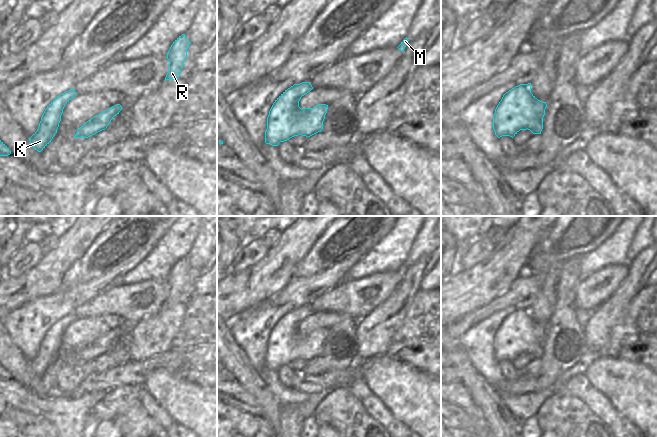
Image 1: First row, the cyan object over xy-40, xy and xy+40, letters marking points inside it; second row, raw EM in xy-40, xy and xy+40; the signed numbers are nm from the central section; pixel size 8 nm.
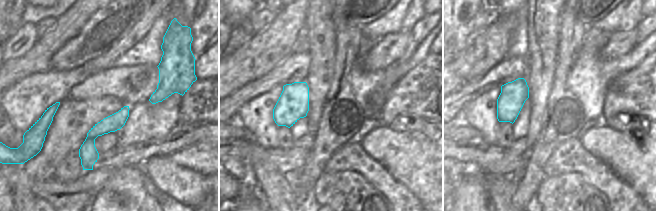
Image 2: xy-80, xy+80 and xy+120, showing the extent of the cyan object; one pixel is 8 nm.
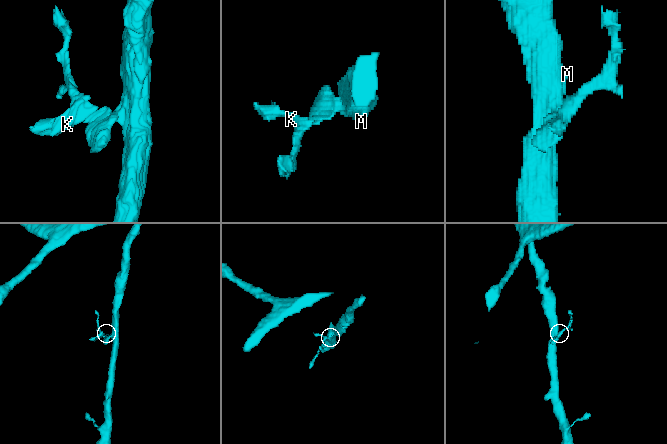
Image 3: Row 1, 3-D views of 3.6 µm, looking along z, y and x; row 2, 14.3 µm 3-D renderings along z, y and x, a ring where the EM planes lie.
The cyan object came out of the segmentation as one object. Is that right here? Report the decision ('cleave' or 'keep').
cleave

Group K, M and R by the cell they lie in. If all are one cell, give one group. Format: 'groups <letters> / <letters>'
groups K / M R

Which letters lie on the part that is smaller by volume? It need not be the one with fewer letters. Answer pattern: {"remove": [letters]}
{"remove": ["K"]}

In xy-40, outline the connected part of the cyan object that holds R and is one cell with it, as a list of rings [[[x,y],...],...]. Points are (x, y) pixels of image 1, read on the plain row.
[[[182,258],[173,266],[167,277],[169,295],[165,304],[174,304],[179,301],[183,287],[187,281],[187,273],[190,268],[191,267],[185,258]]]

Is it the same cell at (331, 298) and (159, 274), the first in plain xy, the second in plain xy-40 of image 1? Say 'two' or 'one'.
two

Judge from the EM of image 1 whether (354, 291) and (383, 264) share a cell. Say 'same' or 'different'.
different

